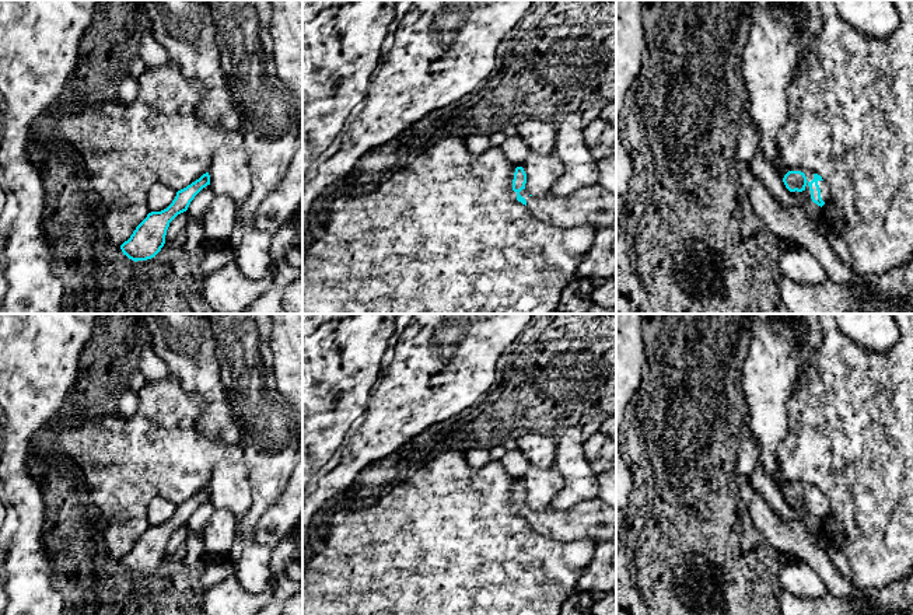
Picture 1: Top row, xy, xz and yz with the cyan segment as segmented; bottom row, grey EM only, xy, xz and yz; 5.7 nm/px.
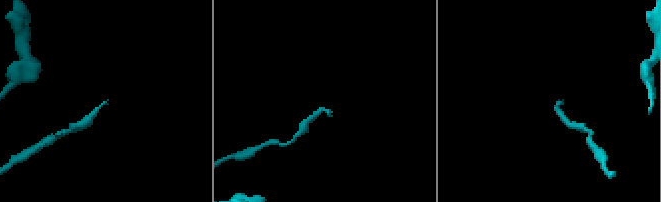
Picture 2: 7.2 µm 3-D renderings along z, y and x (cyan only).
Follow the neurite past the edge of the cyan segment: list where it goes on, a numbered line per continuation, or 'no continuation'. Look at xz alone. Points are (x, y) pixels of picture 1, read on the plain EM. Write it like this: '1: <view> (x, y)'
1: xz (594, 519)

